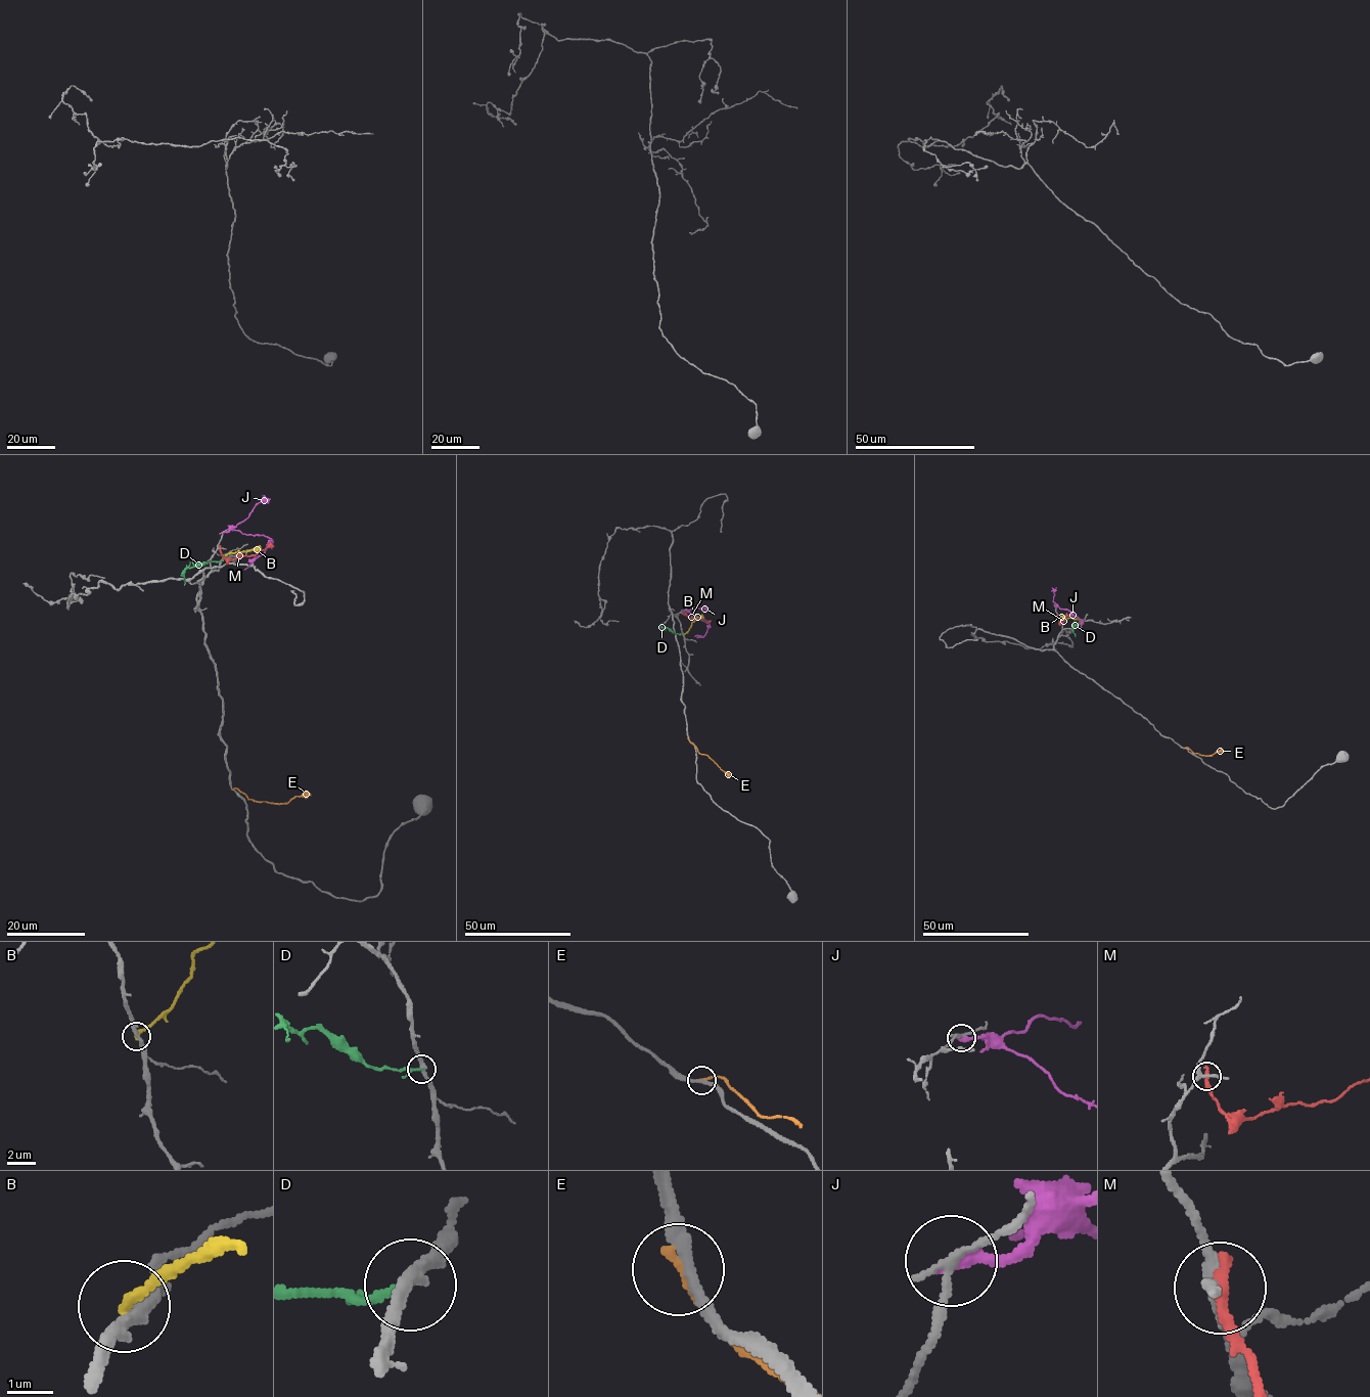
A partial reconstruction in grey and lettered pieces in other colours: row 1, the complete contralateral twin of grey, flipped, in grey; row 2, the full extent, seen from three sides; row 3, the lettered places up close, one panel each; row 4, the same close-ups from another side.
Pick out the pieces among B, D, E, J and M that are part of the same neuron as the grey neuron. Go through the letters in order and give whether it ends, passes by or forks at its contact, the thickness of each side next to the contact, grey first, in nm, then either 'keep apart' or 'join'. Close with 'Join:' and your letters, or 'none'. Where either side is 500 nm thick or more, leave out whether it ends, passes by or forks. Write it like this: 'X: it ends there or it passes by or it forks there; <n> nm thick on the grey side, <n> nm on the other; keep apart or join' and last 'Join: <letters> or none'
B: it ends there; 280 nm thick on the grey side, 260 nm on the other; keep apart
D: it passes by; 280 nm thick on the grey side, 130 nm on the other; keep apart
E: it ends there; 240 nm thick on the grey side, 180 nm on the other; keep apart
J: it ends there; 170 nm thick on the grey side, 360 nm on the other; keep apart
M: it ends there; 240 nm thick on the grey side, 340 nm on the other; keep apart
Join: none

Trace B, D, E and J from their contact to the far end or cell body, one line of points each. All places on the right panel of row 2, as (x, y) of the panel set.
B: (1081, 622), (1063, 618), (1063, 615)
D: (1080, 623), (1074, 626), (1075, 636)
E: (1185, 748), (1212, 756), (1220, 750)
J: (1056, 607), (1067, 610), (1083, 621), (1082, 628)

